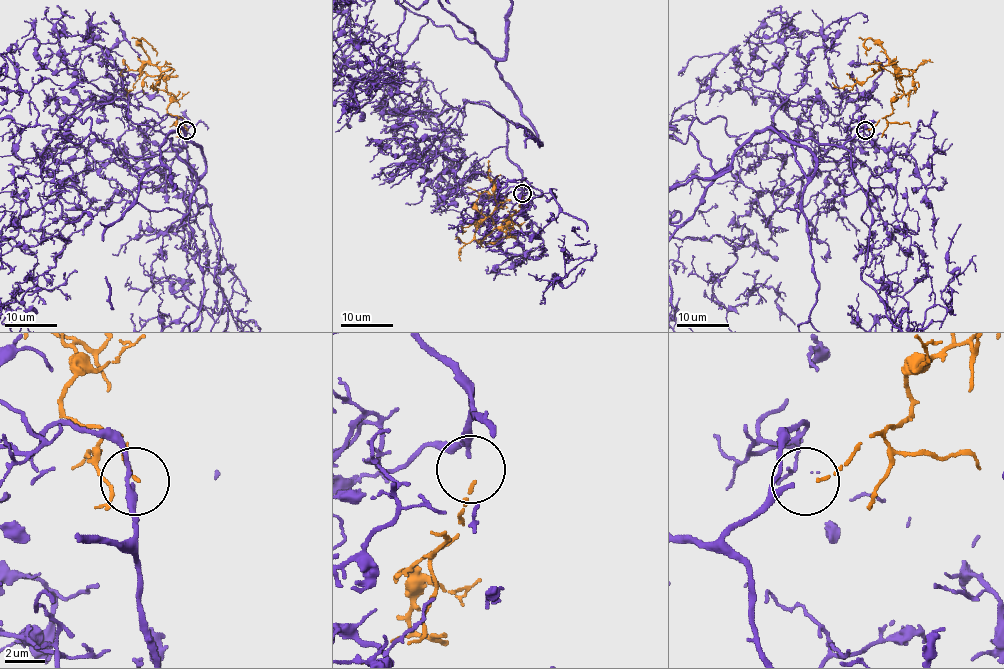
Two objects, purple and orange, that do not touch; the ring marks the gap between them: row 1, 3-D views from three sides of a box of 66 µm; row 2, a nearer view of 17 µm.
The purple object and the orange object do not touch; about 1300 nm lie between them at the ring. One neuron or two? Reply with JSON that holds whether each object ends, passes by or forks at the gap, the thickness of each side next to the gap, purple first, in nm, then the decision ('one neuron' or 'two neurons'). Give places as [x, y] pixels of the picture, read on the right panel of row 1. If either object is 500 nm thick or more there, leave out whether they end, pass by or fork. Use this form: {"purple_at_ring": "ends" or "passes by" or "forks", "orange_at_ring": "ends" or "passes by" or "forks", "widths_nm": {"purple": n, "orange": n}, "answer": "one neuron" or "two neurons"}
{"purple_at_ring": "ends", "orange_at_ring": "ends", "widths_nm": {"purple": 220, "orange": 150}, "answer": "one neuron"}

